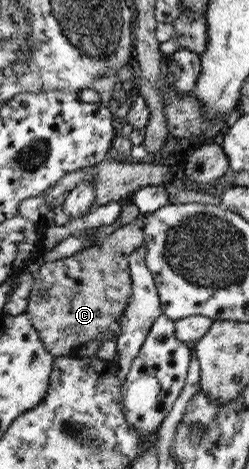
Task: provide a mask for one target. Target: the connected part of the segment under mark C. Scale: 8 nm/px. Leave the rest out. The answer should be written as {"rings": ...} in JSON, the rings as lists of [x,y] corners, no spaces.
{"rings":[[[140,215],[102,242],[68,258],[46,259],[40,266],[25,312],[53,358],[74,355],[83,344],[108,330],[125,311],[132,284],[129,255],[144,242],[144,219],[146,216]]]}

